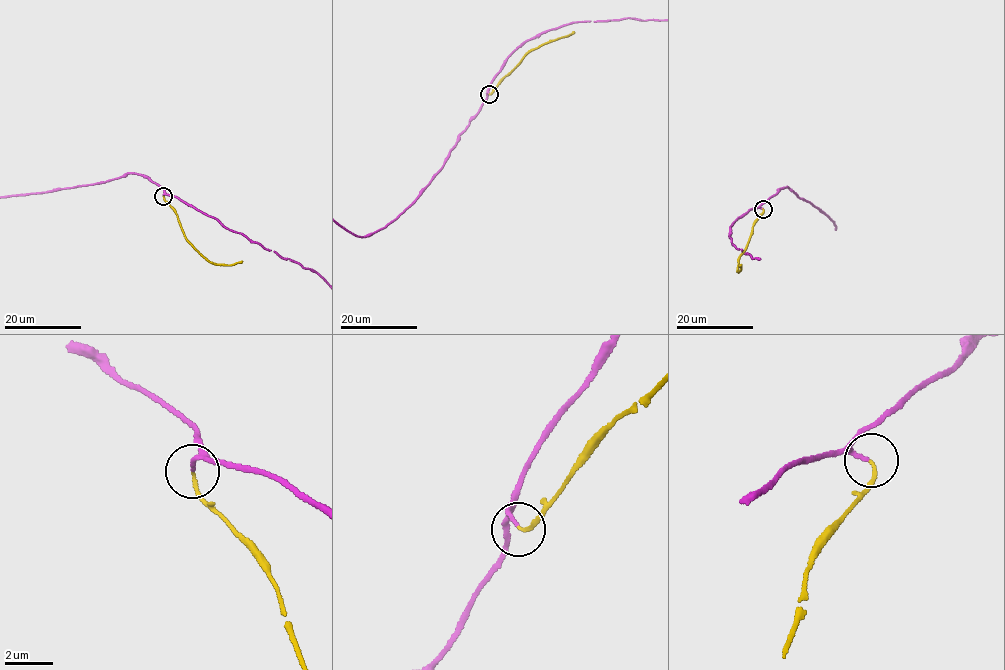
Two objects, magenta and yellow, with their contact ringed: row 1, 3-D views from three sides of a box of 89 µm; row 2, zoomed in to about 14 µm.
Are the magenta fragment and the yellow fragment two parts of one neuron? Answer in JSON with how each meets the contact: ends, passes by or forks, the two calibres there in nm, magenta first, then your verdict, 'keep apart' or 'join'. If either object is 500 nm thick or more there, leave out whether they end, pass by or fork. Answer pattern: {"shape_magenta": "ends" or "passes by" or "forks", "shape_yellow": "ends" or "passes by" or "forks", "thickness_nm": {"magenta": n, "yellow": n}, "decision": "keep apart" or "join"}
{"shape_magenta": "ends", "shape_yellow": "ends", "thickness_nm": {"magenta": 160, "yellow": 140}, "decision": "join"}

